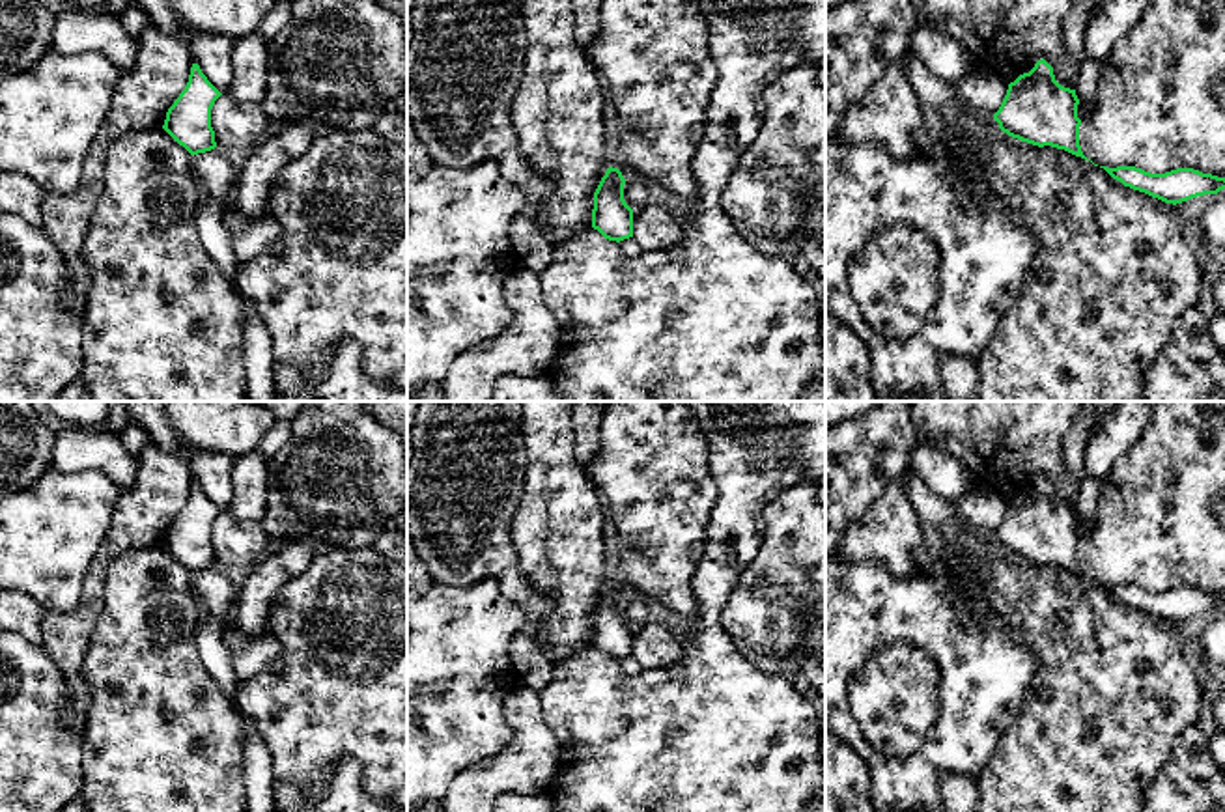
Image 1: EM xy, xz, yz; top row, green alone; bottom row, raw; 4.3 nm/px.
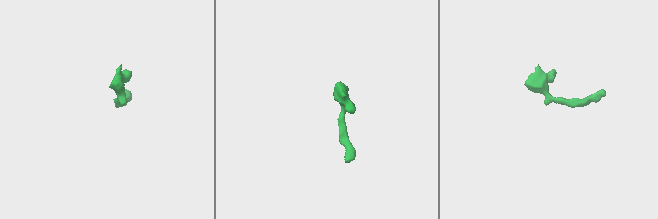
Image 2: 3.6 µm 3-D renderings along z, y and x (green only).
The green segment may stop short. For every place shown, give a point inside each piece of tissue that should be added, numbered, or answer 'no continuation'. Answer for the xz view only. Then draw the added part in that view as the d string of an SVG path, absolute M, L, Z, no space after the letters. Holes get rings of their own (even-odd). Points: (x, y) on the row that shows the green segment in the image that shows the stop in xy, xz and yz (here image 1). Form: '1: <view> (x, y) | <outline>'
no continuation

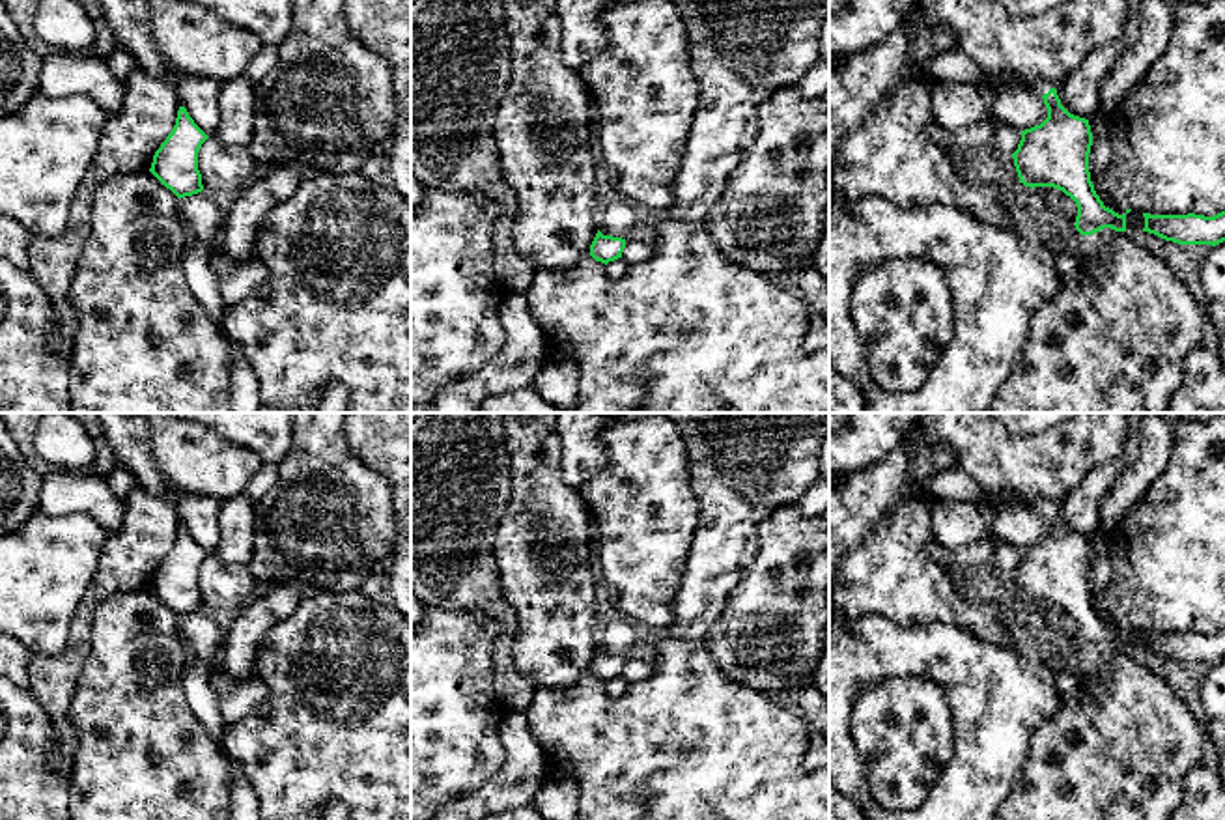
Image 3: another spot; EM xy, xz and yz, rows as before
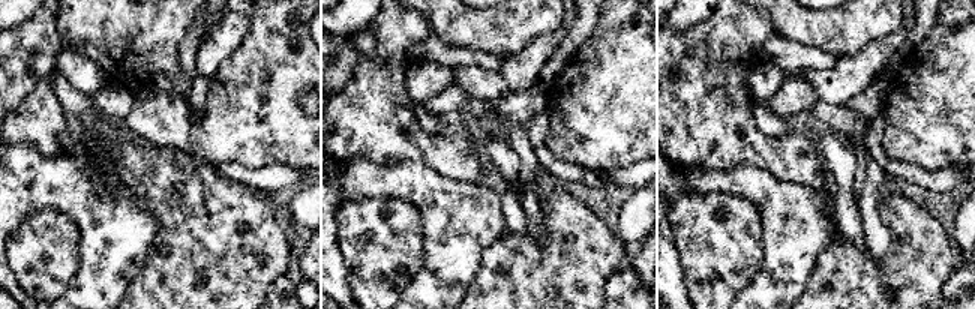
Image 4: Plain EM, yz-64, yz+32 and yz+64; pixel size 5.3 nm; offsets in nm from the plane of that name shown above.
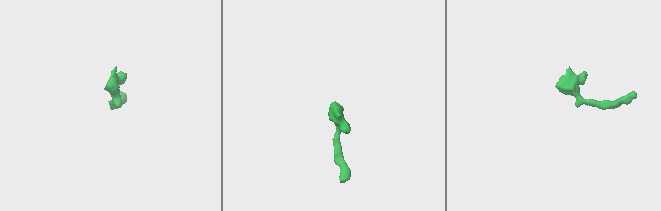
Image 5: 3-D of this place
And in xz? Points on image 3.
no continuation

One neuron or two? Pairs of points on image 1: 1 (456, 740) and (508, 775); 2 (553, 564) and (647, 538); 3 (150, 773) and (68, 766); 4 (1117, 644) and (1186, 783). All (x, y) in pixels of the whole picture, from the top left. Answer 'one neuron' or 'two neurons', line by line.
1: two neurons
2: two neurons
3: two neurons
4: two neurons

